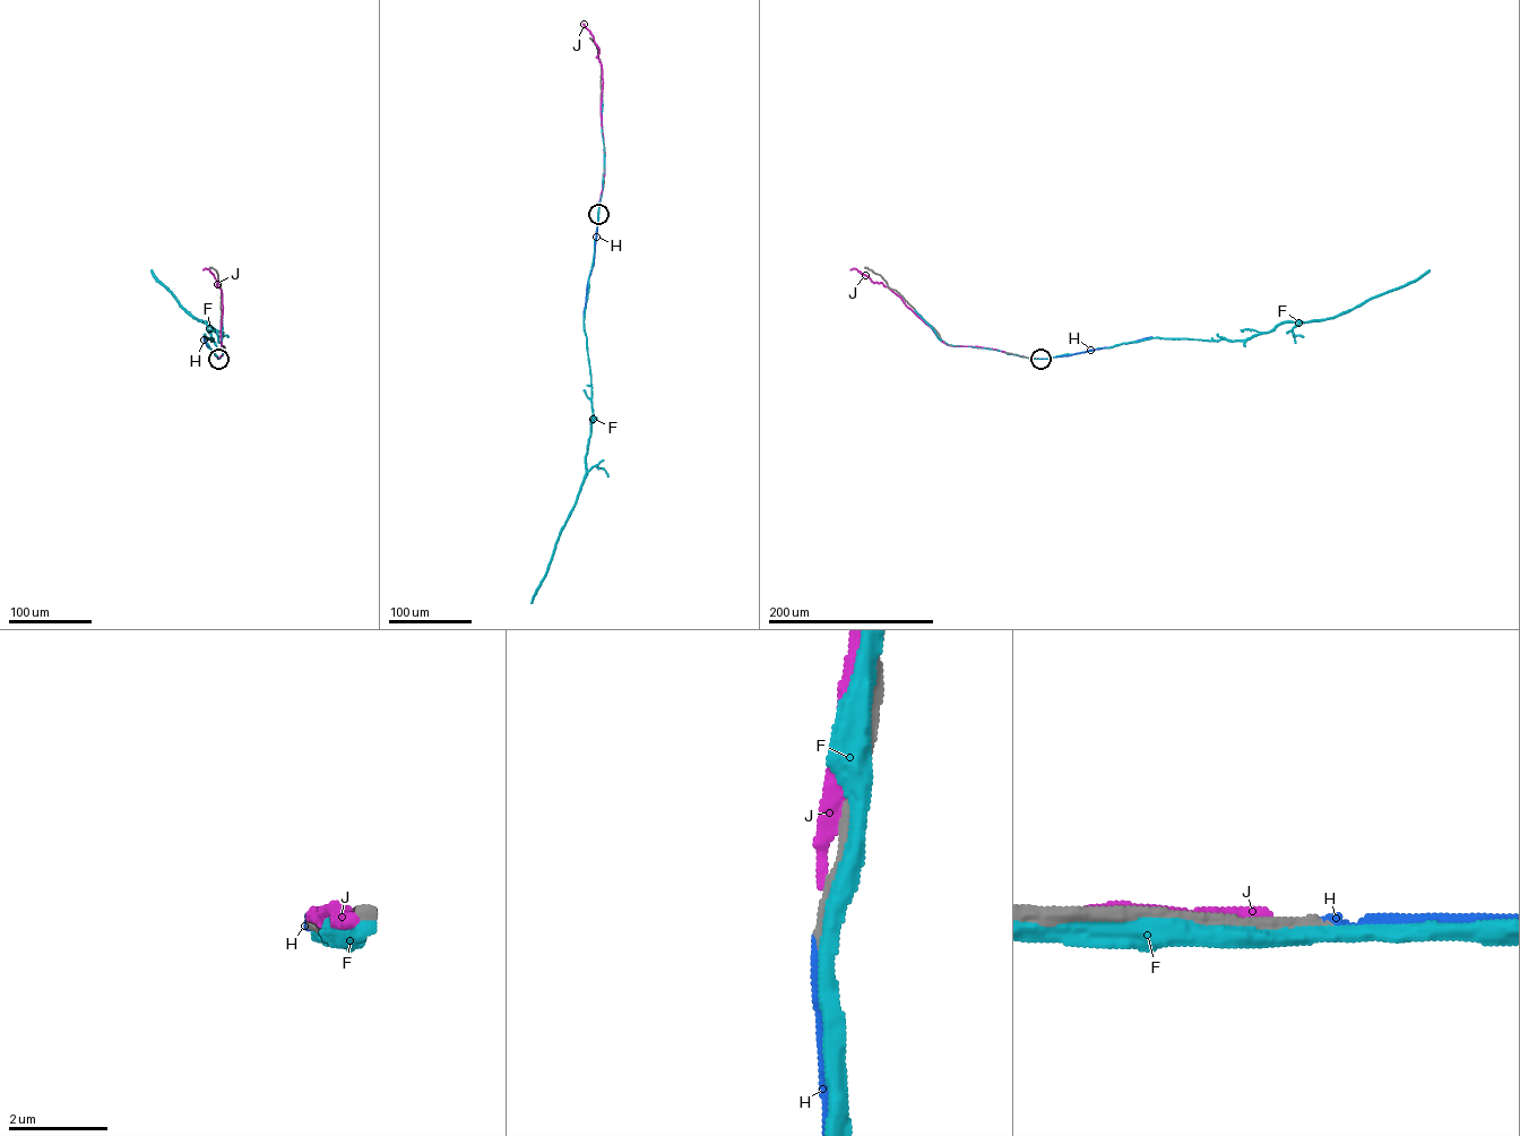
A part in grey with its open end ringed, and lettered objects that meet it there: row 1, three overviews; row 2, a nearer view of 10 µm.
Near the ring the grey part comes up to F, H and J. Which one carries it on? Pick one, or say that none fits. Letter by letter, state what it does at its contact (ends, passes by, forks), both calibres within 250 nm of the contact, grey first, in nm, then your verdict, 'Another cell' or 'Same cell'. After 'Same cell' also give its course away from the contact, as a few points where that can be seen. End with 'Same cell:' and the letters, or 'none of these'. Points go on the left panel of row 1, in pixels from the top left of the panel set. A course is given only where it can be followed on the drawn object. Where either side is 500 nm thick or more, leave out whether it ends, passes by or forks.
F: It passes by. Thickness 240 nm (grey) against 340 nm. Another cell
H: It ends there. Thickness 280 nm (grey) against 190 nm. Same cell. Its course: (217, 359), (204, 336)
J: It ends there. Thickness 240 nm (grey) against 220 nm. Another cell
Same cell: H

